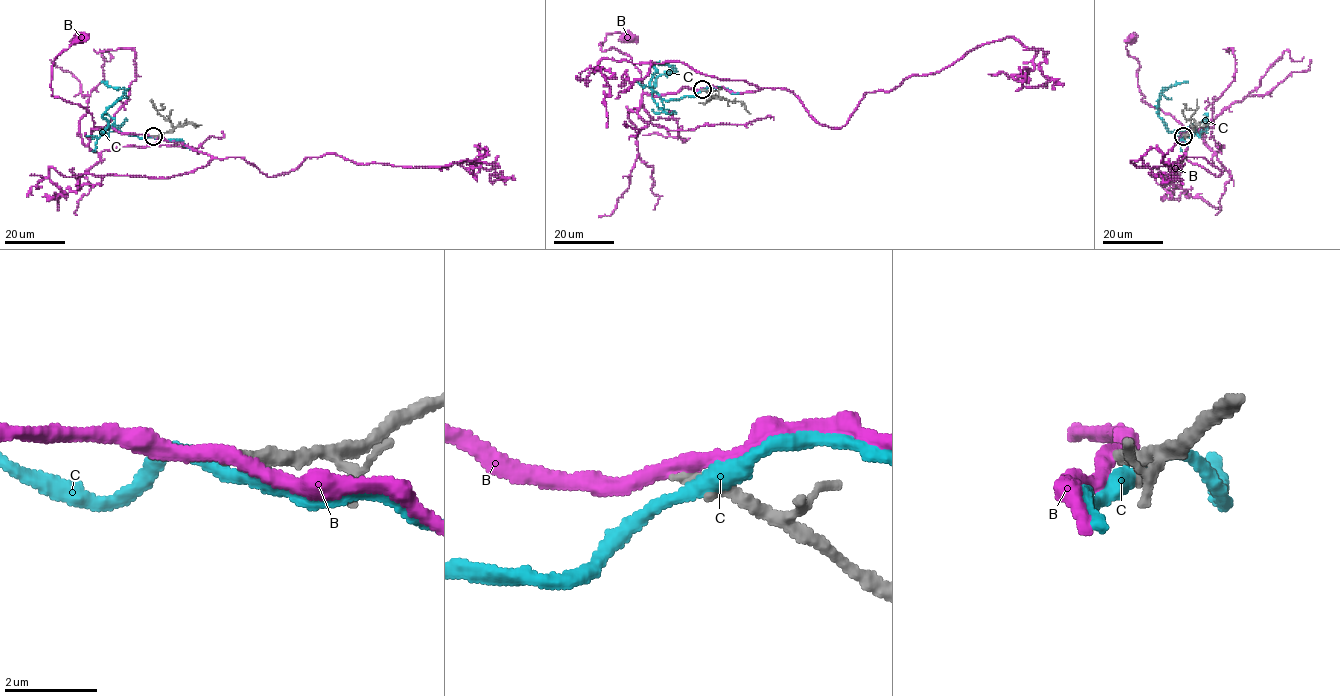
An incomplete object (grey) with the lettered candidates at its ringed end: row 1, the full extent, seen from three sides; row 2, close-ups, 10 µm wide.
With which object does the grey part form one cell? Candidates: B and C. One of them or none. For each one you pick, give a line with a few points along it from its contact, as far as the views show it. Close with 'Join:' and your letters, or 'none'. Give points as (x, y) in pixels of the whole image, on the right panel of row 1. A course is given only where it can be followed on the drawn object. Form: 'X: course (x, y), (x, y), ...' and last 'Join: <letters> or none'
Join: none

